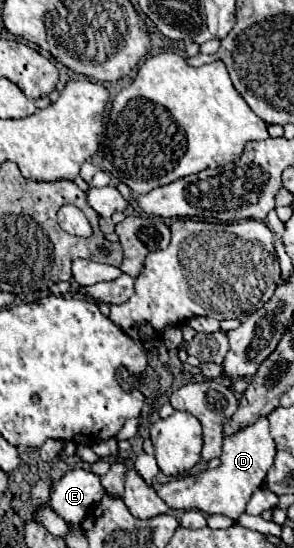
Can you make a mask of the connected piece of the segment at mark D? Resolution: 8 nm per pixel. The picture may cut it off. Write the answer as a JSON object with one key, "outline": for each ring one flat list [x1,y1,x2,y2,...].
{"outline":[[259,416,251,426,243,426,235,434,225,436,221,466,217,470,203,470,191,480,181,478,173,484,163,484,157,494,169,508,201,510,205,514,223,514,237,520,245,512,245,506,253,492,263,486,265,476,273,466,273,458,275,442,269,434,269,420,267,416]]}

